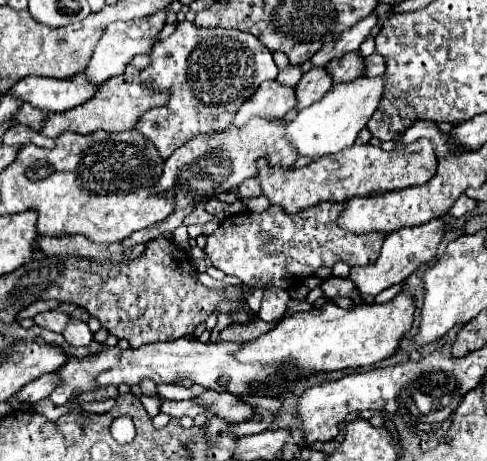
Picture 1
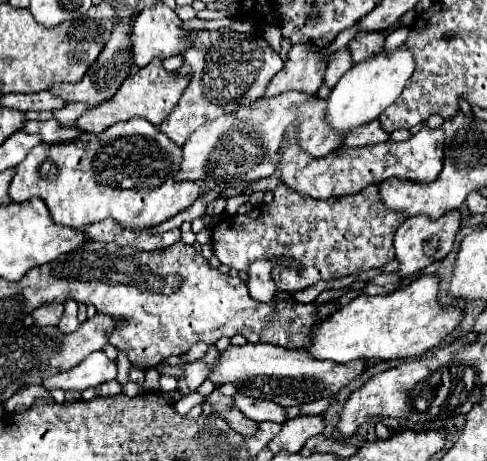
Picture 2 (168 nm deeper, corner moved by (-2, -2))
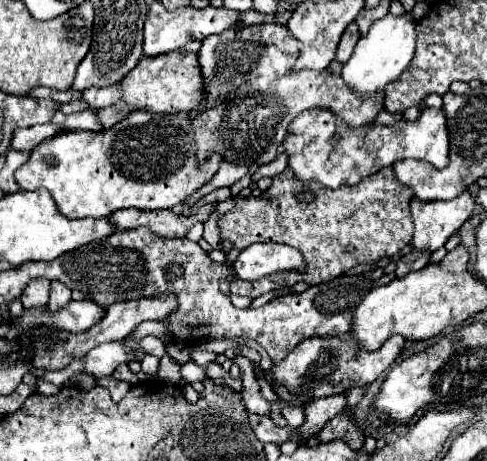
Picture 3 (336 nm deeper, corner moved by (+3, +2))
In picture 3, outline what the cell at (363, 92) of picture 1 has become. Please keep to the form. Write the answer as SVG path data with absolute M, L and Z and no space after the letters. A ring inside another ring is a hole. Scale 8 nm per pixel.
M387 14L385 18L373 22L369 32L363 38L359 38L353 58L343 66L341 78L351 92L363 96L377 94L407 70L407 66L413 60L413 54L415 54L415 22L409 22L405 14L403 16Z

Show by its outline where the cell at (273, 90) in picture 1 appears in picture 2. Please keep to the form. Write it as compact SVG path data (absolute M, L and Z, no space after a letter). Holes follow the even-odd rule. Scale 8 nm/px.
M294 44L288 52L288 60L284 68L274 76L274 80L268 86L266 98L298 90L306 94L316 94L318 88L324 82L324 70L328 66L326 48L312 48L302 44Z

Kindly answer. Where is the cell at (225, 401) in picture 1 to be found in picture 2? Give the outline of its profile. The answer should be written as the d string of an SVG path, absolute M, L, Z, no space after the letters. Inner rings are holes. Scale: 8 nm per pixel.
M236 394L234 396L234 402L238 406L238 410L248 416L250 420L256 420L256 422L266 422L266 420L272 420L272 422L278 422L282 424L286 418L286 408L282 406L276 406L276 402L268 402L268 400L256 400L256 398L248 398L248 396L242 396L242 394Z

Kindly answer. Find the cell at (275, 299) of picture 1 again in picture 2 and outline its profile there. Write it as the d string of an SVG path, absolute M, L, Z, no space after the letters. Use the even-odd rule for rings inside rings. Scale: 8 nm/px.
M260 258L260 260L254 260L248 268L248 282L246 282L248 292L254 300L272 302L272 296L276 294L276 286L274 286L274 280L272 280L270 272L276 264L282 264L282 266L288 266L288 268L301 268L290 258L274 258L274 260Z

